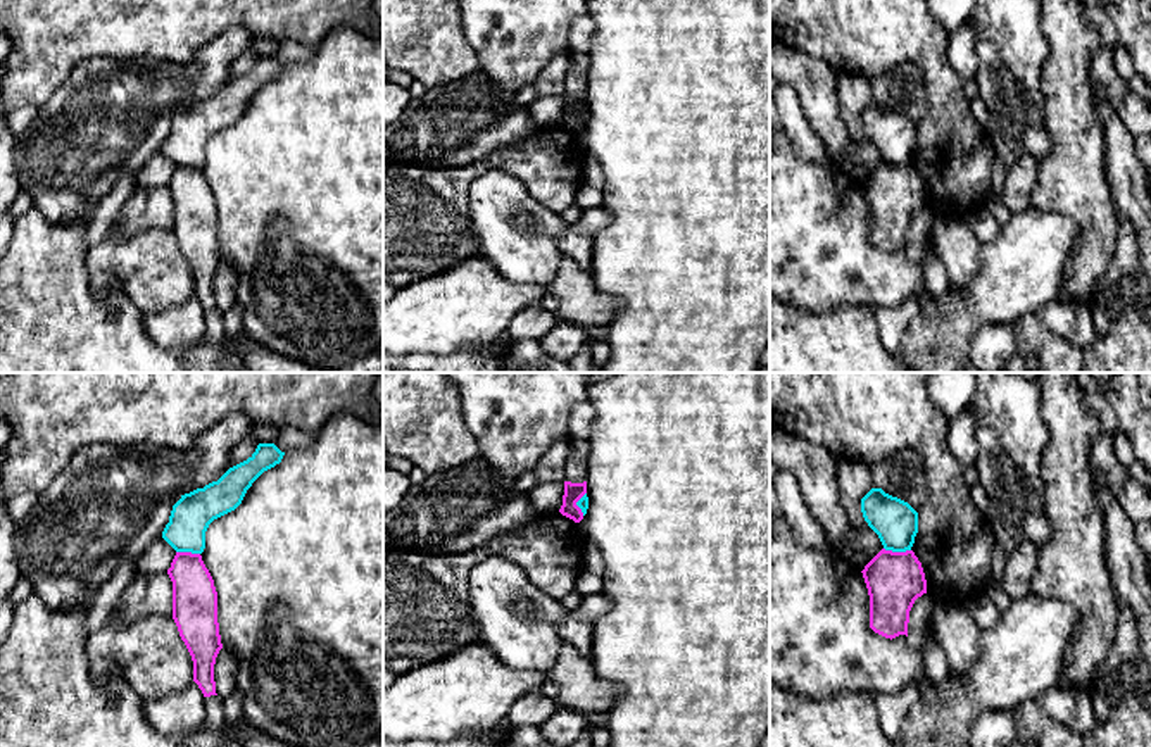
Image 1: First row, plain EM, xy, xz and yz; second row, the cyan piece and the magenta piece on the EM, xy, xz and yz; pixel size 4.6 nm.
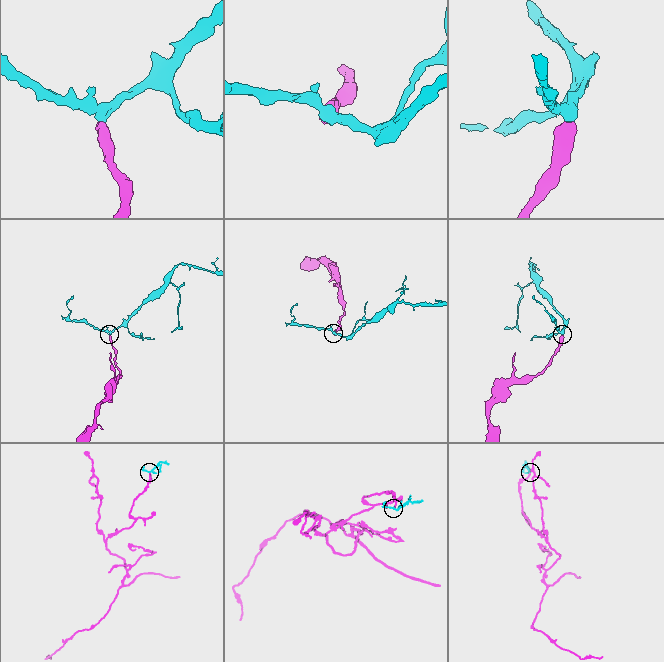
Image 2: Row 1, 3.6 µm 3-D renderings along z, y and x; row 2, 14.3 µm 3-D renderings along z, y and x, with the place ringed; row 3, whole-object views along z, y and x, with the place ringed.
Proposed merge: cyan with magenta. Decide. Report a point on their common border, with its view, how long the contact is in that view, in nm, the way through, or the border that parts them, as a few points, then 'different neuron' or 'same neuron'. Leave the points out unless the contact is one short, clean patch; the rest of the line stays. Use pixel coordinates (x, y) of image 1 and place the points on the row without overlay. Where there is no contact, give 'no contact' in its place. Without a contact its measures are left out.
meets cyan in yz at (898, 164); contact 130 nm long; border along yz (884, 161), (910, 164); different neuron

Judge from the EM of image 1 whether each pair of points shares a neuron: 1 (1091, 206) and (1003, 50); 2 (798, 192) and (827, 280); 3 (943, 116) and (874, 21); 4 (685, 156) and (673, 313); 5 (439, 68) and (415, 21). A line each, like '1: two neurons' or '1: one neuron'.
1: two neurons
2: one neuron
3: one neuron
4: one neuron
5: one neuron

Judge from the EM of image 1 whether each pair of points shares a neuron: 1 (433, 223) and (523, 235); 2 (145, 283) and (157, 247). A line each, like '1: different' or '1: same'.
1: different
2: same

